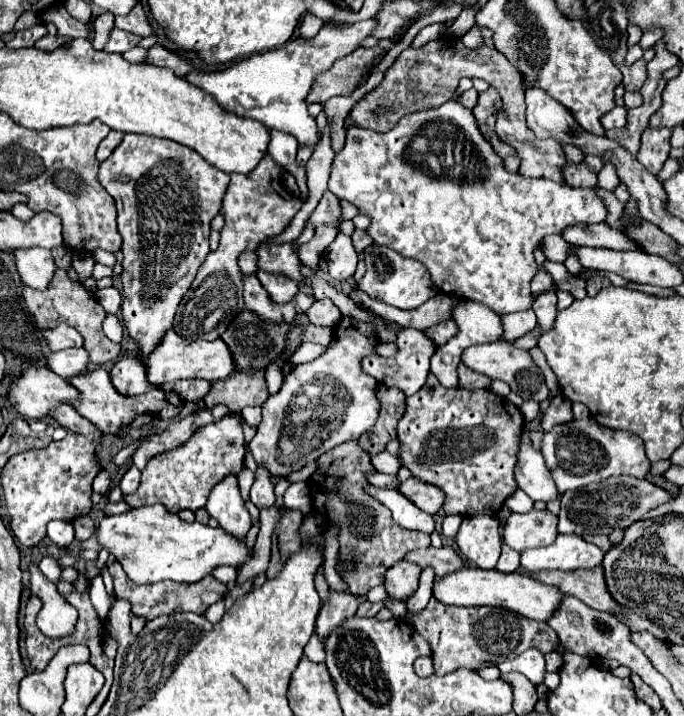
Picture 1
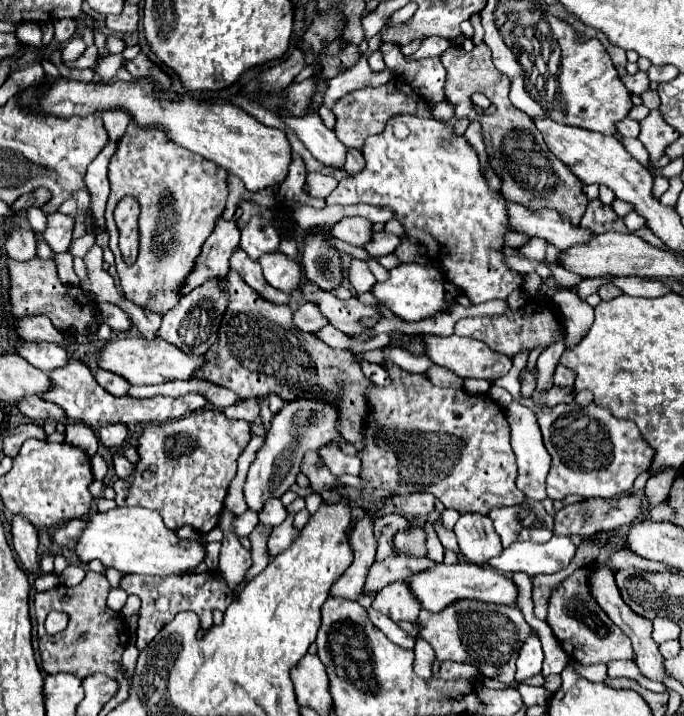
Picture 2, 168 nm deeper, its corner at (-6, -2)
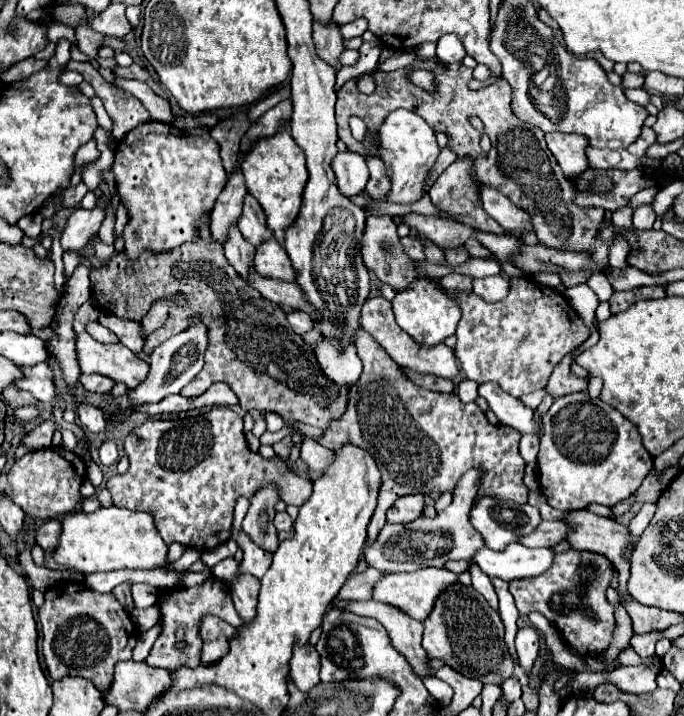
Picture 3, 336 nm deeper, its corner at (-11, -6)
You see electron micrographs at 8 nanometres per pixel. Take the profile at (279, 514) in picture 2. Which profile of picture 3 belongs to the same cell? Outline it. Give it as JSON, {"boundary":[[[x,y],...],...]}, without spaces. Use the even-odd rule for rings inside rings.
{"boundary":[[[278,512],[276,516],[274,516],[274,526],[276,526],[276,530],[284,530],[284,532],[290,532],[292,530],[292,524],[294,524],[294,520],[286,514],[286,512]]]}

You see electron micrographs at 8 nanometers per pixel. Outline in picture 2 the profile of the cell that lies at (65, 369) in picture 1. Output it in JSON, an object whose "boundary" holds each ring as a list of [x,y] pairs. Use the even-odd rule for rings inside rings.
{"boundary":[[[25,342],[19,348],[19,356],[23,356],[27,362],[31,362],[35,368],[43,372],[63,368],[69,362],[67,350],[63,346],[45,344],[45,342]]]}

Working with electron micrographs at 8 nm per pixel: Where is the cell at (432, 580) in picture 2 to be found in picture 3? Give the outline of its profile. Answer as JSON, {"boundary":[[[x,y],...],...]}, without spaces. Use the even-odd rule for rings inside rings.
{"boundary":[[[422,568],[416,572],[400,572],[400,574],[386,574],[384,578],[380,578],[380,582],[376,582],[376,586],[372,588],[372,600],[388,604],[388,606],[396,606],[400,608],[406,616],[414,618],[414,620],[424,620],[430,610],[434,600],[438,598],[438,594],[448,588],[450,584],[458,582],[458,576],[446,568]]]}

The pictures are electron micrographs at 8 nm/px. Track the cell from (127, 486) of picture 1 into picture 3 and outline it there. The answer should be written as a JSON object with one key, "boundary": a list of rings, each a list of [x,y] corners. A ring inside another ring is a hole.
{"boundary":[[[104,440],[100,446],[100,462],[106,466],[112,466],[118,462],[118,450],[112,440]]]}

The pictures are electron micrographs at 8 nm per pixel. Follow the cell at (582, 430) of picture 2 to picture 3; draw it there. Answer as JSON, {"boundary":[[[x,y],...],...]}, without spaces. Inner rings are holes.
{"boundary":[[[576,392],[562,398],[556,398],[546,416],[542,418],[544,434],[540,436],[538,452],[538,482],[540,492],[546,496],[546,502],[562,512],[588,508],[588,504],[602,504],[614,508],[618,502],[636,492],[642,480],[652,468],[652,456],[644,450],[642,438],[632,422],[624,418],[614,406],[602,402],[600,398],[590,398],[588,392]]]}

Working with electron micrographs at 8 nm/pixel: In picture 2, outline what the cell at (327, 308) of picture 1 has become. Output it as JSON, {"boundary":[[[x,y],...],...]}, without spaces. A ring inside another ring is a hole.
{"boundary":[[[311,302],[303,304],[295,312],[295,326],[305,332],[317,332],[325,324],[327,324],[327,318],[323,318],[323,314],[319,314],[319,310],[315,310],[315,306],[311,306]]]}

